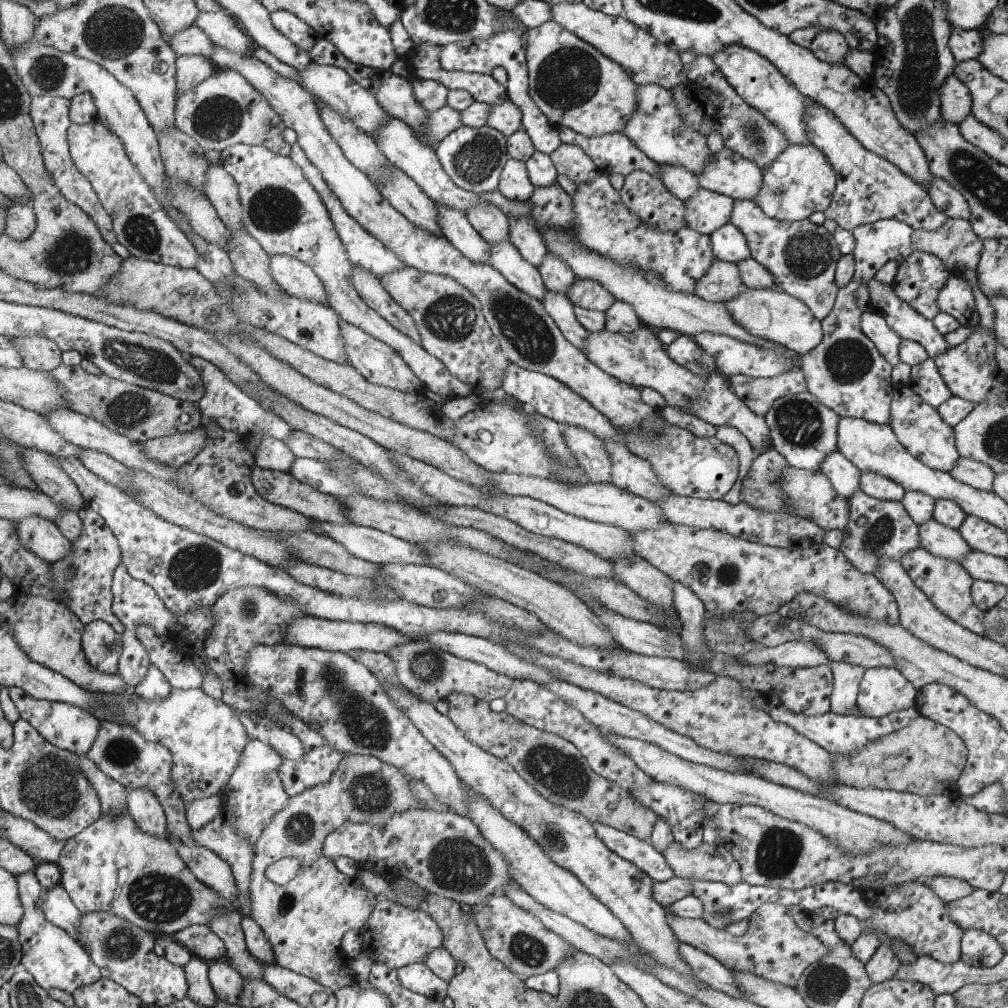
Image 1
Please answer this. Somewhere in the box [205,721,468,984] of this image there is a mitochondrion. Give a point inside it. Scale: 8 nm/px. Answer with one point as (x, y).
(369, 793)

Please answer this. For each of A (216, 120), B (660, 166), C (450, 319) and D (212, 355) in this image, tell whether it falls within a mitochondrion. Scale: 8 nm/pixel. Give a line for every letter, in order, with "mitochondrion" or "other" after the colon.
A: mitochondrion
B: other
C: mitochondrion
D: other

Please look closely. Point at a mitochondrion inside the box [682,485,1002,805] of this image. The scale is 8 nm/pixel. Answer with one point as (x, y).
(878, 535)

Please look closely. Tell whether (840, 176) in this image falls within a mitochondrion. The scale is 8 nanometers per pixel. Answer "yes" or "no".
no

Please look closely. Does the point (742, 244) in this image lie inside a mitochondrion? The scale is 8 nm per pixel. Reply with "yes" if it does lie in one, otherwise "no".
no

